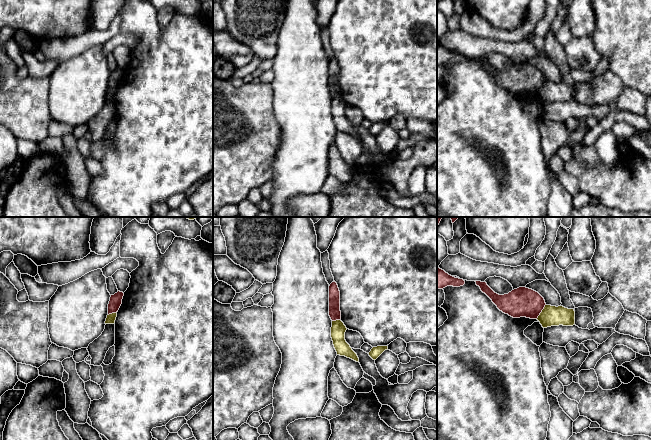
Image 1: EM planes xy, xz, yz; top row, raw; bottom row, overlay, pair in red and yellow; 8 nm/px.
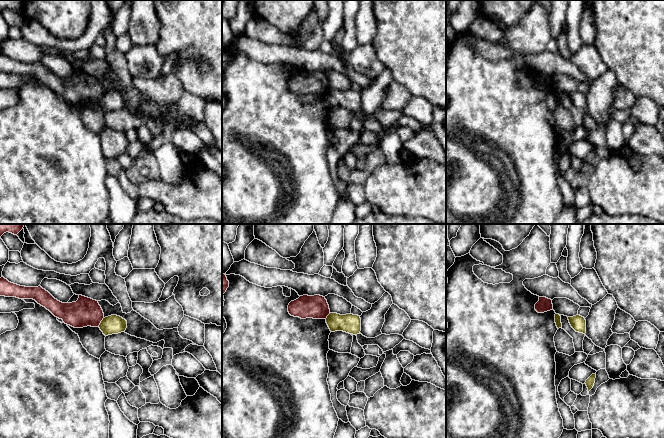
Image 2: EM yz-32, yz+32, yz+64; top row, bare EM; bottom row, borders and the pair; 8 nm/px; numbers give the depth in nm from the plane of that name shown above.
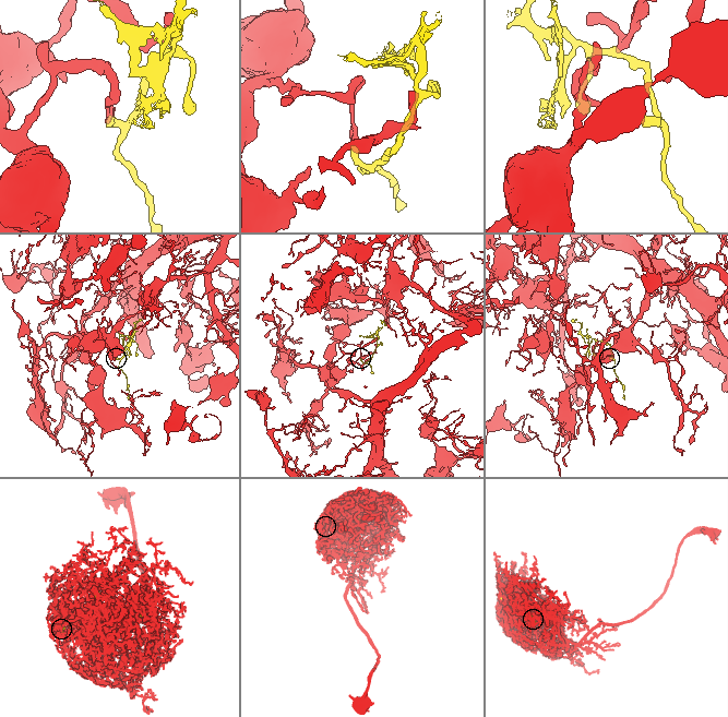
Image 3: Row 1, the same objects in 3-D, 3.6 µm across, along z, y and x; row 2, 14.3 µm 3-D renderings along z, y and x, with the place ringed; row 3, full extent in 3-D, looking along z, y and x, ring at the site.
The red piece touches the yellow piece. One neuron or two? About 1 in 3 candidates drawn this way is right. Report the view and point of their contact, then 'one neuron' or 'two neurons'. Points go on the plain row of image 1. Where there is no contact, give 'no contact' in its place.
yz (541, 87) | two neurons

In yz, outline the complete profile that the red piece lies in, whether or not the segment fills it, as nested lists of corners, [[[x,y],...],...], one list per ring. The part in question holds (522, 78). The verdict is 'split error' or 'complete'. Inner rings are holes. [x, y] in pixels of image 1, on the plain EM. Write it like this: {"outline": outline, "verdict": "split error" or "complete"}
{"outline": [[[475,58],[500,87],[513,94],[537,95],[546,81],[544,74],[538,68],[526,63],[519,63],[508,70],[499,71],[486,58]]], "verdict": "complete"}

